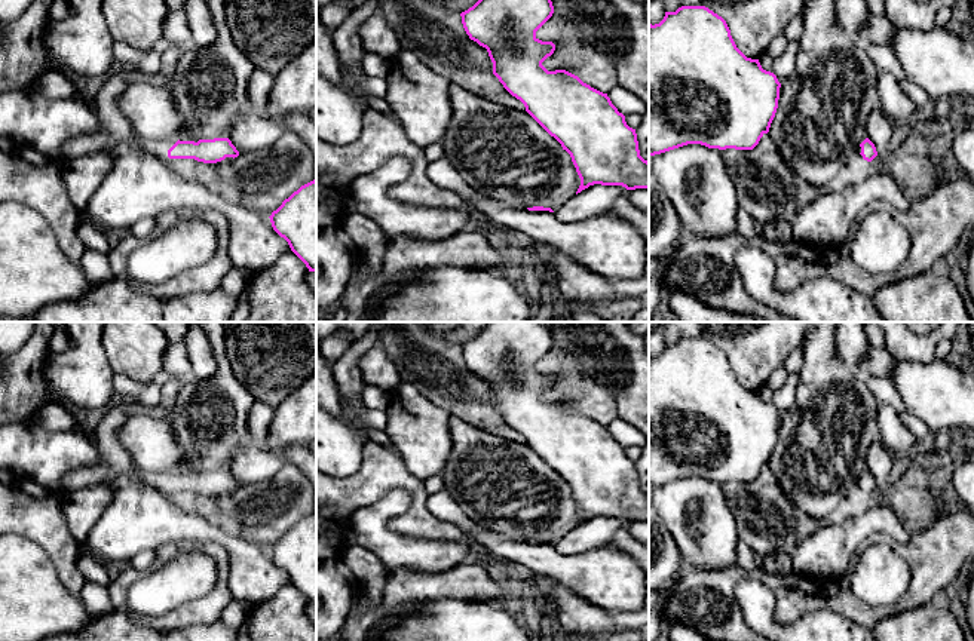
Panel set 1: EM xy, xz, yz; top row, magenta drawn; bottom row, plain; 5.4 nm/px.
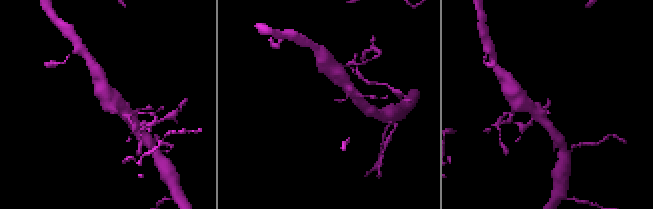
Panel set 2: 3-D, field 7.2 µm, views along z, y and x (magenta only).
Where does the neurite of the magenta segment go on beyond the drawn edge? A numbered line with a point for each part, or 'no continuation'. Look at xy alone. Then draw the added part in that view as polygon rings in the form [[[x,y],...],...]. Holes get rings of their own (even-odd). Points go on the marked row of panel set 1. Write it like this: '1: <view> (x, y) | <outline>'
1: xy (159, 149) | [[[138,138],[140,147],[151,154],[154,154],[157,159],[168,162],[171,160],[168,157],[168,150],[177,142],[175,138],[168,139],[147,139],[147,138]]]

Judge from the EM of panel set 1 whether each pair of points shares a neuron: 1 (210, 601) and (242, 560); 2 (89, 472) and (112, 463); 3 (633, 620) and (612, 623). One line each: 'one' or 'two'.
1: two
2: one
3: one

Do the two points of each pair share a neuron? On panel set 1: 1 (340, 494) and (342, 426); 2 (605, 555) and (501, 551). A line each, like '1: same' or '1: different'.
1: different
2: same

